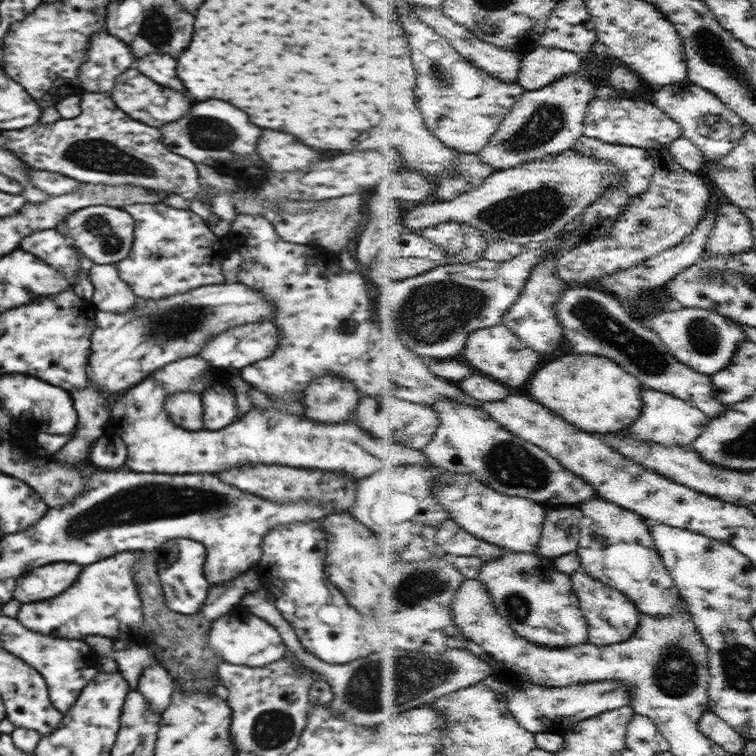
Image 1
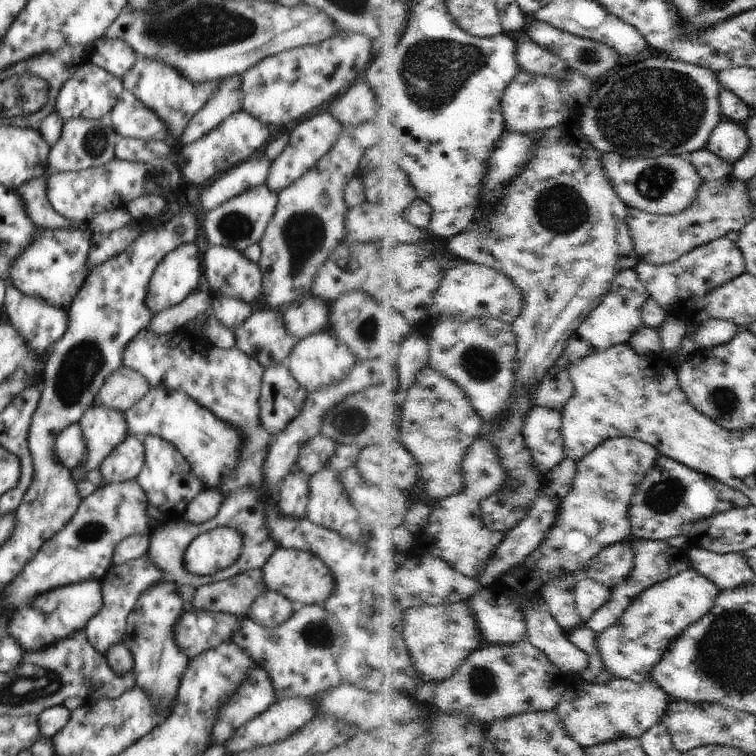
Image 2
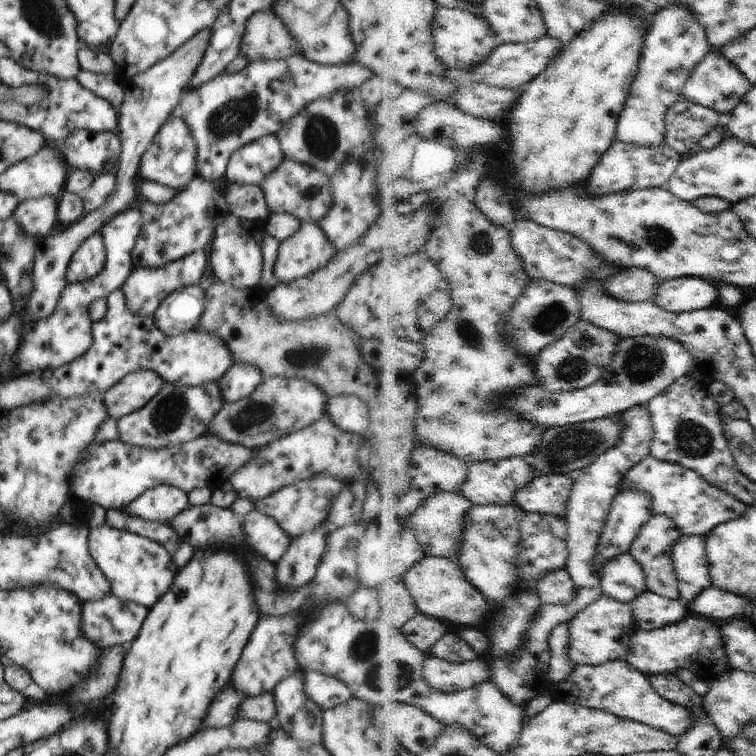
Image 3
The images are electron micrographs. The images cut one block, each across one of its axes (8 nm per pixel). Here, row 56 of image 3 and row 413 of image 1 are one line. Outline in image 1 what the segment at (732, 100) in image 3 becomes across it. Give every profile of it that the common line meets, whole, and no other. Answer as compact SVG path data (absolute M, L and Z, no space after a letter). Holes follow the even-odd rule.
M570 286L557 311L564 323L569 350L576 350L580 354L610 356L612 360L618 360L628 372L634 373L645 387L680 396L697 405L712 419L720 418L728 412L730 406L717 397L713 375L698 372L689 364L678 360L658 332L645 322L634 320L620 298L589 287Z

